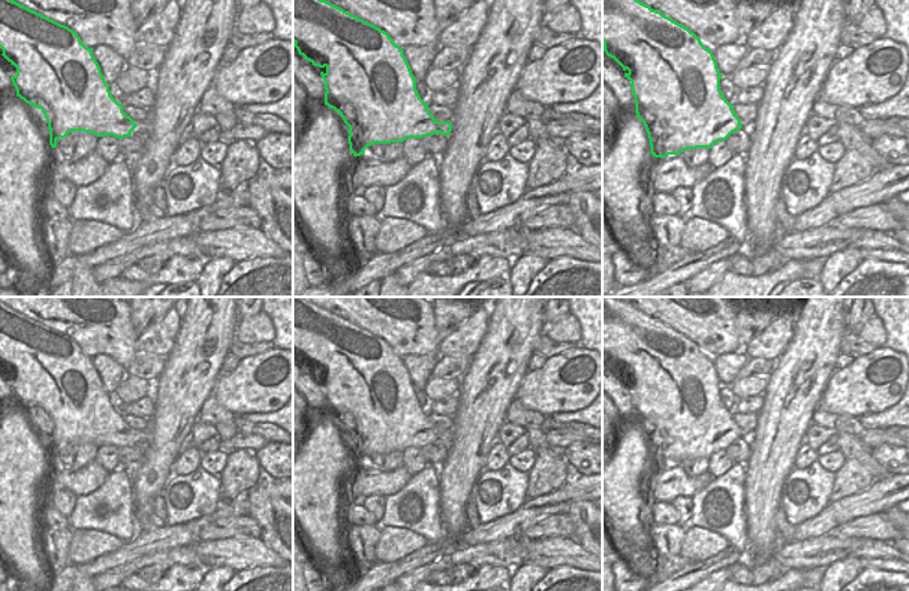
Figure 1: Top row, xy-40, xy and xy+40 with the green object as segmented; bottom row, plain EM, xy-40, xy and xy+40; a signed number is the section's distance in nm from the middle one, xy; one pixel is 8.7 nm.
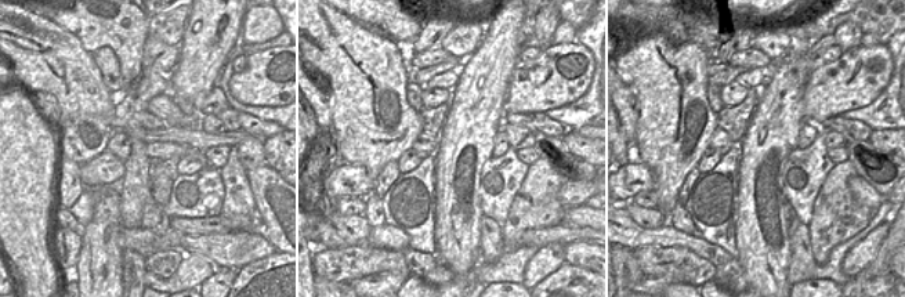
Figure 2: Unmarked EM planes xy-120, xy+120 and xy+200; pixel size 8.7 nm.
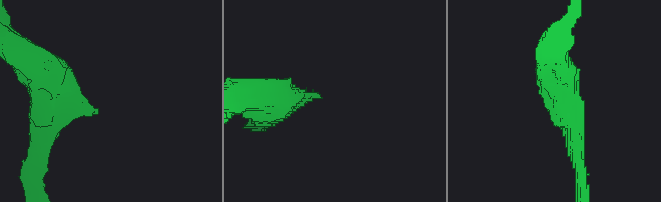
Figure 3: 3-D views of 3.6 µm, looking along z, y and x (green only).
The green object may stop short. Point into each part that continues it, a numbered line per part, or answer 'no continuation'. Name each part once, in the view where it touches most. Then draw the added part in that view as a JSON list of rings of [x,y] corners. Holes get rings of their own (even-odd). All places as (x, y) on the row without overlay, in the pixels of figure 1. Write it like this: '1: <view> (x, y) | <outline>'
1: xy-40 (142, 438) | [[[134,429],[137,436],[131,440],[131,446],[148,446],[151,442],[151,432],[149,429]]]

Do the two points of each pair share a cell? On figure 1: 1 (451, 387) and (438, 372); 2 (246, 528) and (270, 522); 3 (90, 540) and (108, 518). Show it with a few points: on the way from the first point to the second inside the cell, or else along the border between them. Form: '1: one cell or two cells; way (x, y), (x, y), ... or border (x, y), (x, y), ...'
1: two cells; border (431, 376), (456, 377), (459, 380)
2: two cells; border (249, 514), (259, 524), (260, 537)
3: two cells; border (72, 529), (101, 529), (125, 541)

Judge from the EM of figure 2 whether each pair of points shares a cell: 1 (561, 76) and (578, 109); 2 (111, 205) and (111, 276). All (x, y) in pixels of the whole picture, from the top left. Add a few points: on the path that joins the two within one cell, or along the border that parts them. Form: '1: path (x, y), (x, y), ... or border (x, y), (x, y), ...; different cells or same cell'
1: border (592, 78), (590, 86), (578, 98), (545, 112); different cells
2: path (105, 223), (102, 231), (102, 259); same cell

